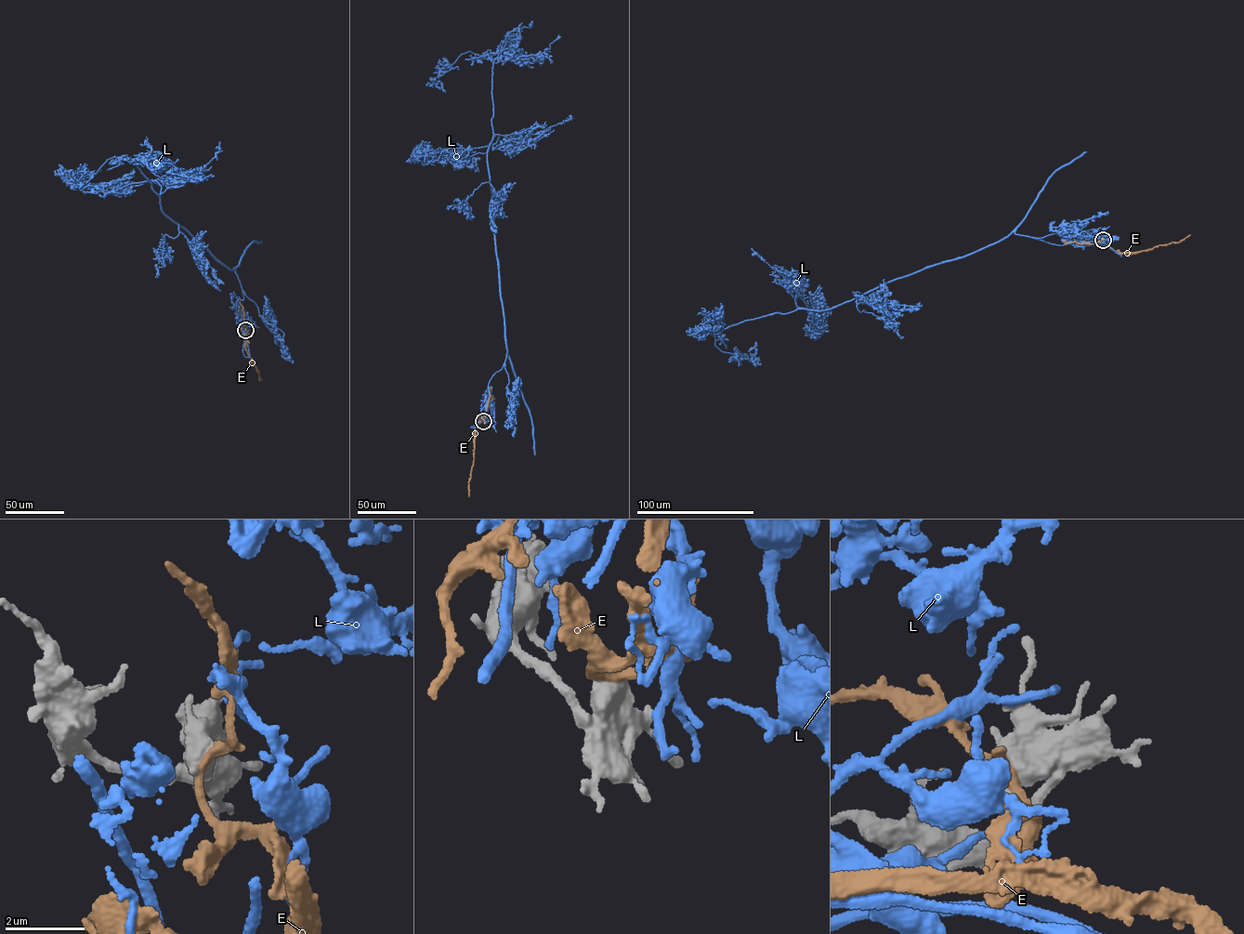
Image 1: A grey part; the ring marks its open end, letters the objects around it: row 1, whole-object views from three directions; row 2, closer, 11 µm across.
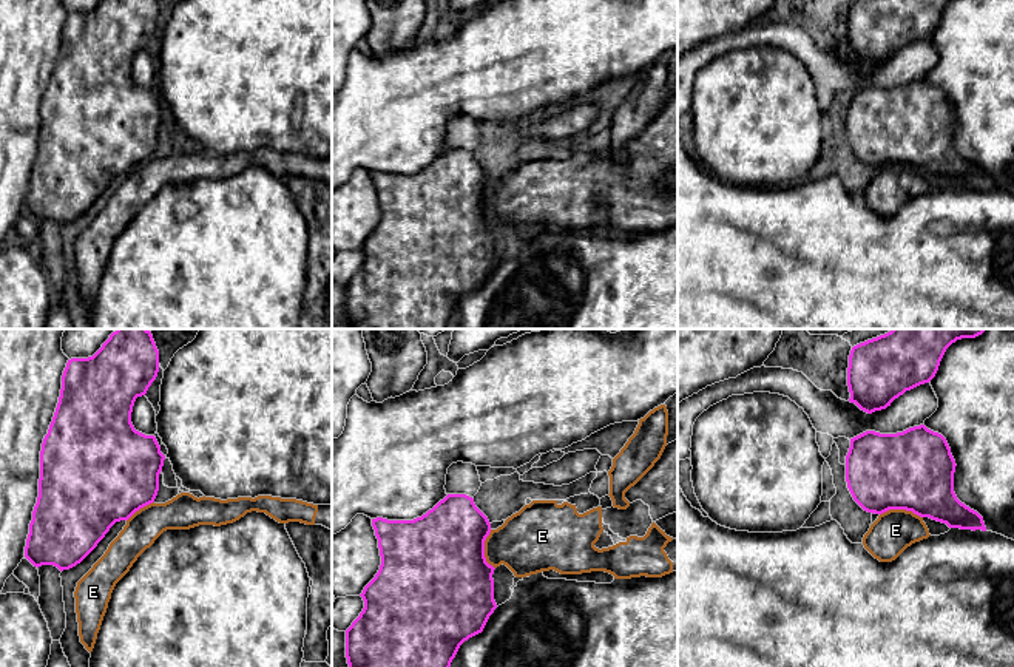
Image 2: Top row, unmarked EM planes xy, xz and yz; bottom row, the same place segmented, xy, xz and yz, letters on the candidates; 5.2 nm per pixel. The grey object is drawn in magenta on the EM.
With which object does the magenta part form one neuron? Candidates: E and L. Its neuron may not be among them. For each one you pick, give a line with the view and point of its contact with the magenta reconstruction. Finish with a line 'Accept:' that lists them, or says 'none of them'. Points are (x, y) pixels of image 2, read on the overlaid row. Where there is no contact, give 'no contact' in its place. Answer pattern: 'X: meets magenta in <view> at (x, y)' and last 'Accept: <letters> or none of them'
Accept: none of them

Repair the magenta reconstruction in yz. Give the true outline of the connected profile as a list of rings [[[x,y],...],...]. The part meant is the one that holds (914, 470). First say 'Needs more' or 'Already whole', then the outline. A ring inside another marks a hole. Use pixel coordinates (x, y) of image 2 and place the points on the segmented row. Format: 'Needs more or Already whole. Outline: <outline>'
Already whole. Outline: [[[924,425],[897,434],[866,431],[850,438],[846,482],[853,500],[867,513],[906,510],[949,528],[986,531],[983,517],[962,503],[954,493],[955,466],[946,438]]]

